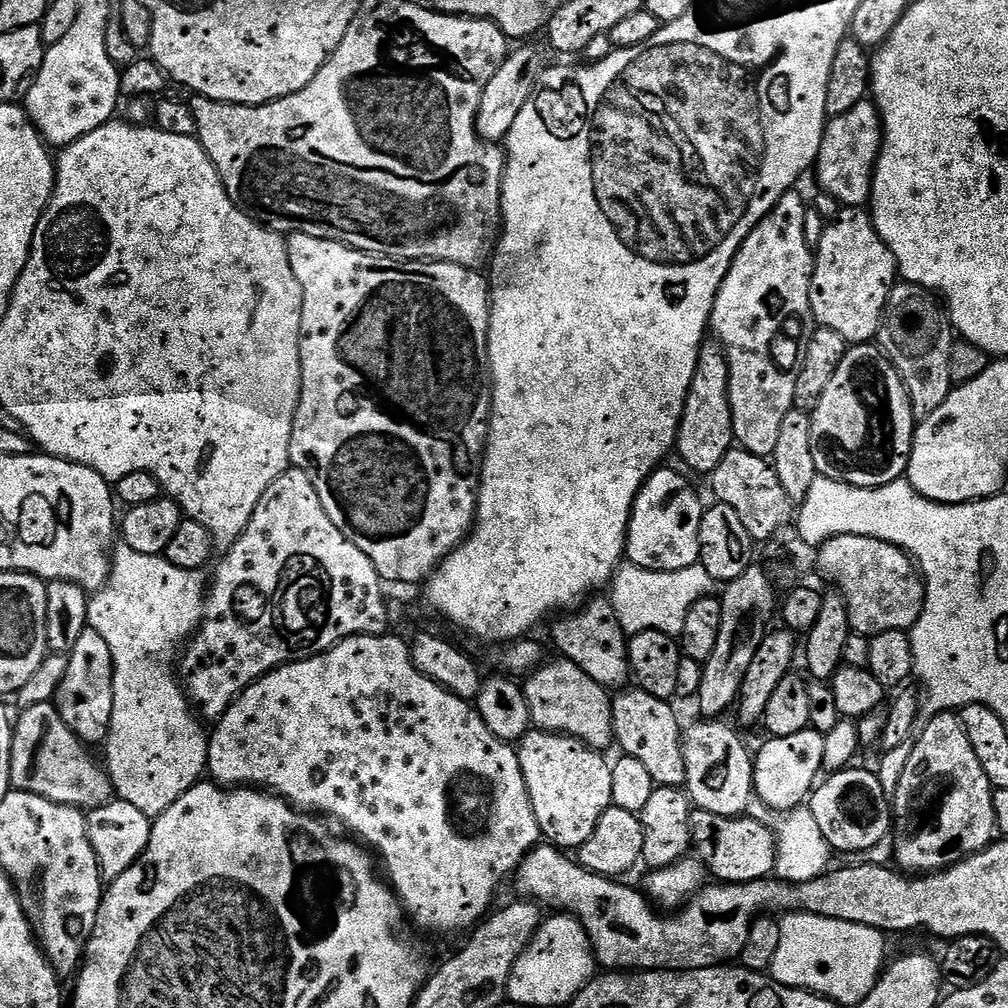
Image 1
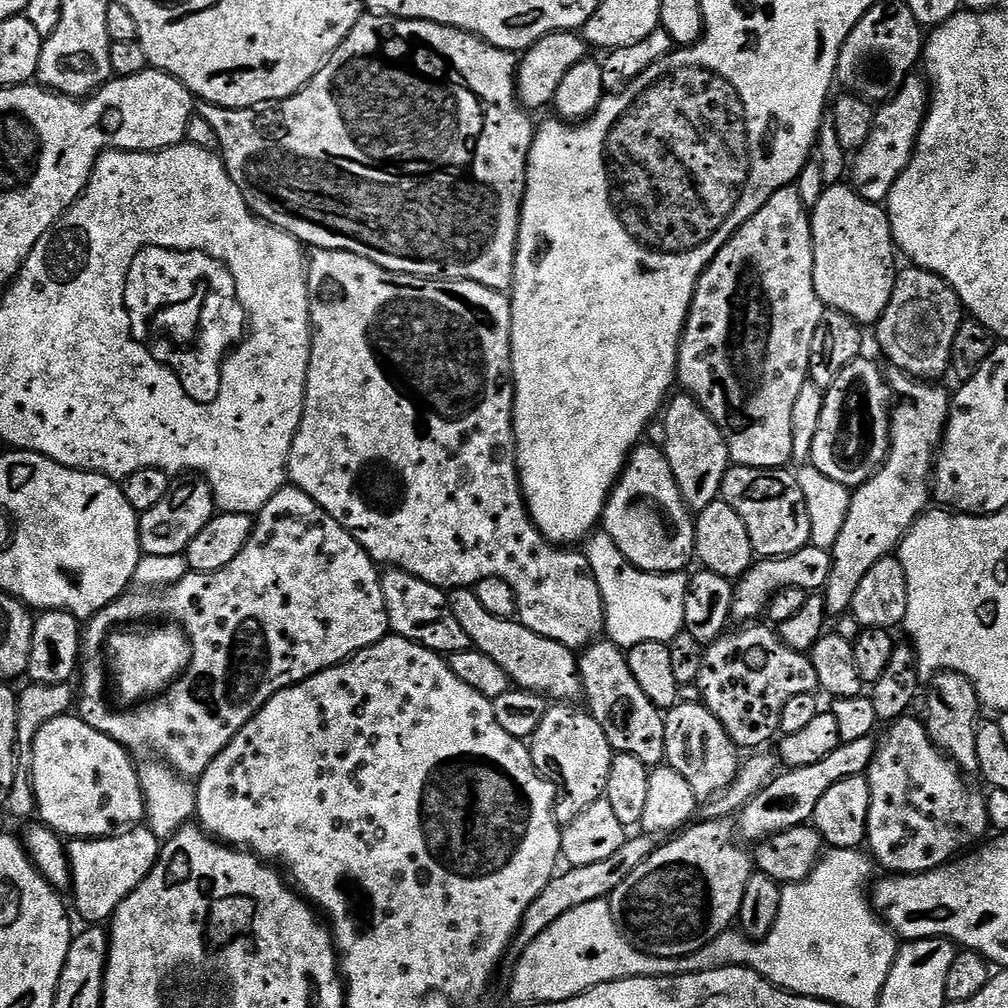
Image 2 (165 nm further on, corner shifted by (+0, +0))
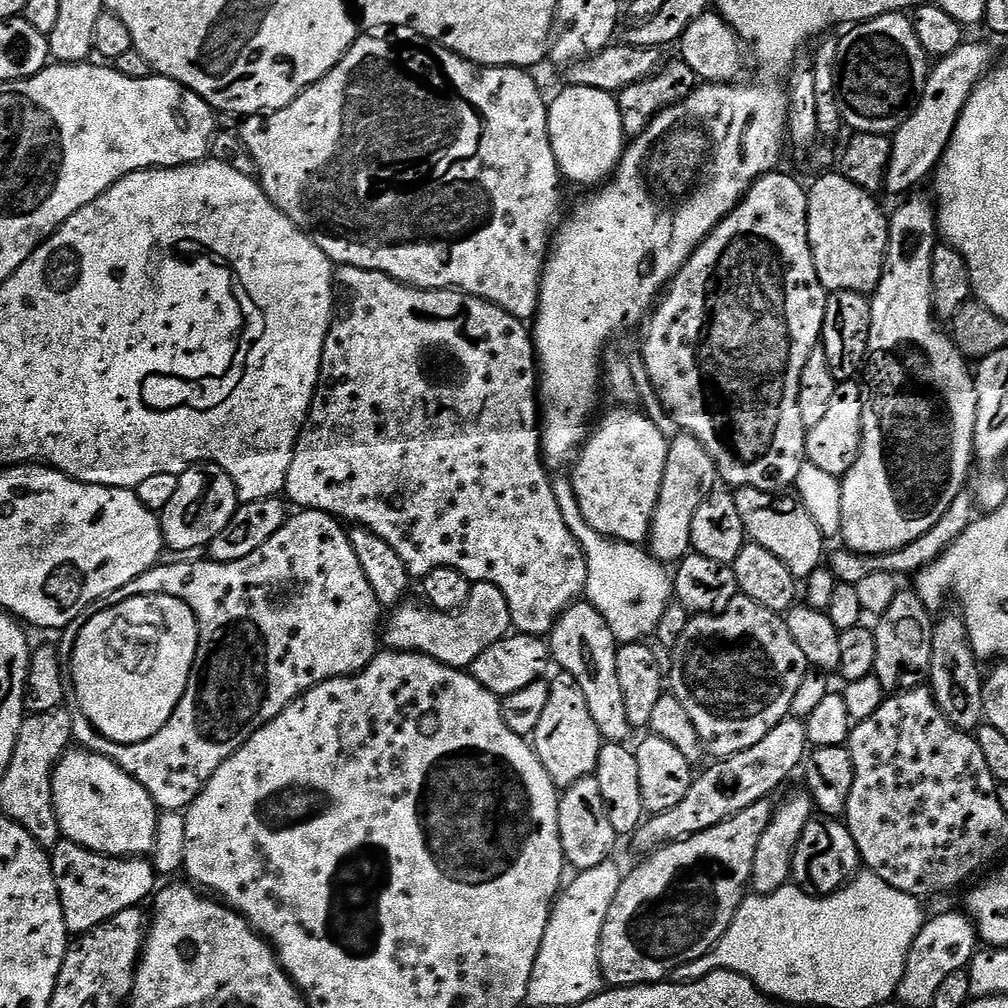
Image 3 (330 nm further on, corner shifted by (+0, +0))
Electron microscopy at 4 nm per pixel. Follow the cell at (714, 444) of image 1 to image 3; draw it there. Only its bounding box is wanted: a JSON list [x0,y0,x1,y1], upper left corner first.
[647,434,717,566]

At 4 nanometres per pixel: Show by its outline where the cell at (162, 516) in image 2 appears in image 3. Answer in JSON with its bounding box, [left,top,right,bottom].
[159,462,237,552]

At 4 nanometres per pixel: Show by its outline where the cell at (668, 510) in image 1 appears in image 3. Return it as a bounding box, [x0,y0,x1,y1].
[570,407,670,545]

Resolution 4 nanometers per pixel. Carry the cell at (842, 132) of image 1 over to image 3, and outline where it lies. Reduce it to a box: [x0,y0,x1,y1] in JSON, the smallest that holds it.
[884,42,993,197]

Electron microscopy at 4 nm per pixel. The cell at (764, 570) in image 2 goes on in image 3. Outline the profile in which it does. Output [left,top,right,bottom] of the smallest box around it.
[830,490,974,585]

